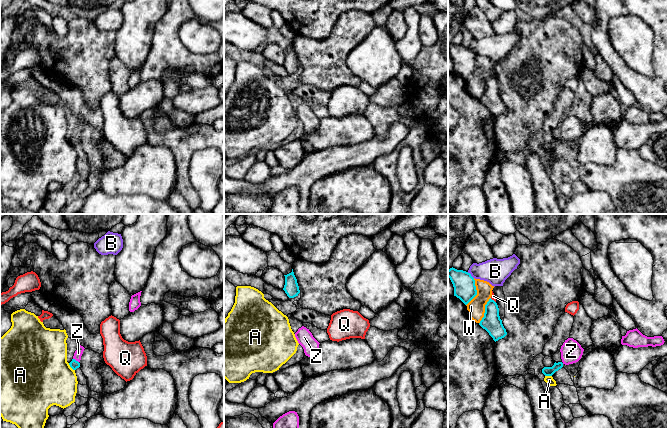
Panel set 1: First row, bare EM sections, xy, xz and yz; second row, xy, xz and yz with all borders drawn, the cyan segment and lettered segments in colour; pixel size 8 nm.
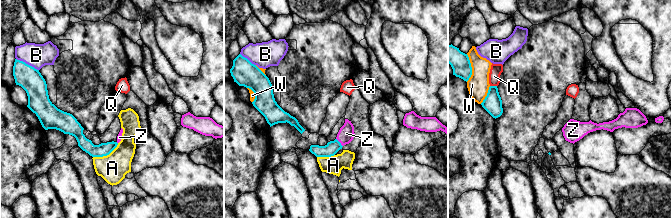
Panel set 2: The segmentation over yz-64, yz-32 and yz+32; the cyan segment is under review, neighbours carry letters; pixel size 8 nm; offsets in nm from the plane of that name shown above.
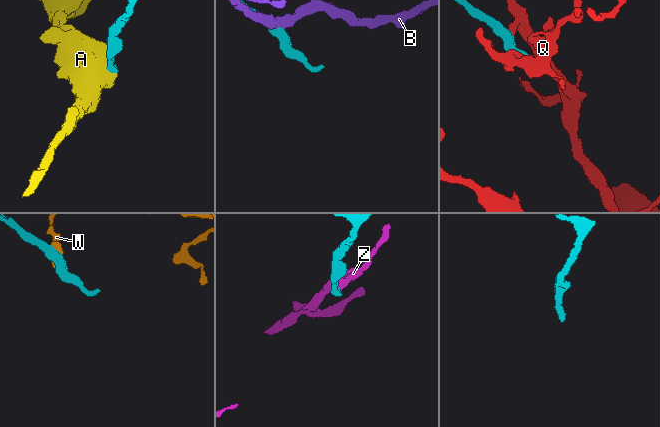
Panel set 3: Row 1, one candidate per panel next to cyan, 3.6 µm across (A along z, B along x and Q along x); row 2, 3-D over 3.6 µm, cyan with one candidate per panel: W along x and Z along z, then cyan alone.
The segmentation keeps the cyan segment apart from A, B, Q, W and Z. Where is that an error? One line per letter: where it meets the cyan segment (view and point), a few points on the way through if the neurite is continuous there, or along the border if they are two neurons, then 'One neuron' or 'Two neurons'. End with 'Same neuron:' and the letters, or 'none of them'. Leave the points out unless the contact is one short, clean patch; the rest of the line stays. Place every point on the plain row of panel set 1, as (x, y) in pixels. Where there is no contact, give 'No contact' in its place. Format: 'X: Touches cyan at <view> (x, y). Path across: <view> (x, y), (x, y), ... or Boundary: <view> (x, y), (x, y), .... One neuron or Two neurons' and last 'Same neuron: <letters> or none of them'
A: Touches cyan at xy (71, 143). Boundary: xy (68, 139), (74, 146). Two neurons
B: Touches cyan at yz (470, 51). Boundary: yz (467, 48), (473, 54). Two neurons
Q: Touches cyan at yz (493, 76). Boundary: yz (490, 74), (495, 78). Two neurons
W: Touches cyan at yz (476, 68). Boundary: yz (474, 54), (476, 71), (466, 81). Two neurons
Z: Touches cyan at xy (75, 136). Path across: xy (74, 140), (75, 136), (78, 129). One neuron
Same neuron: Z

